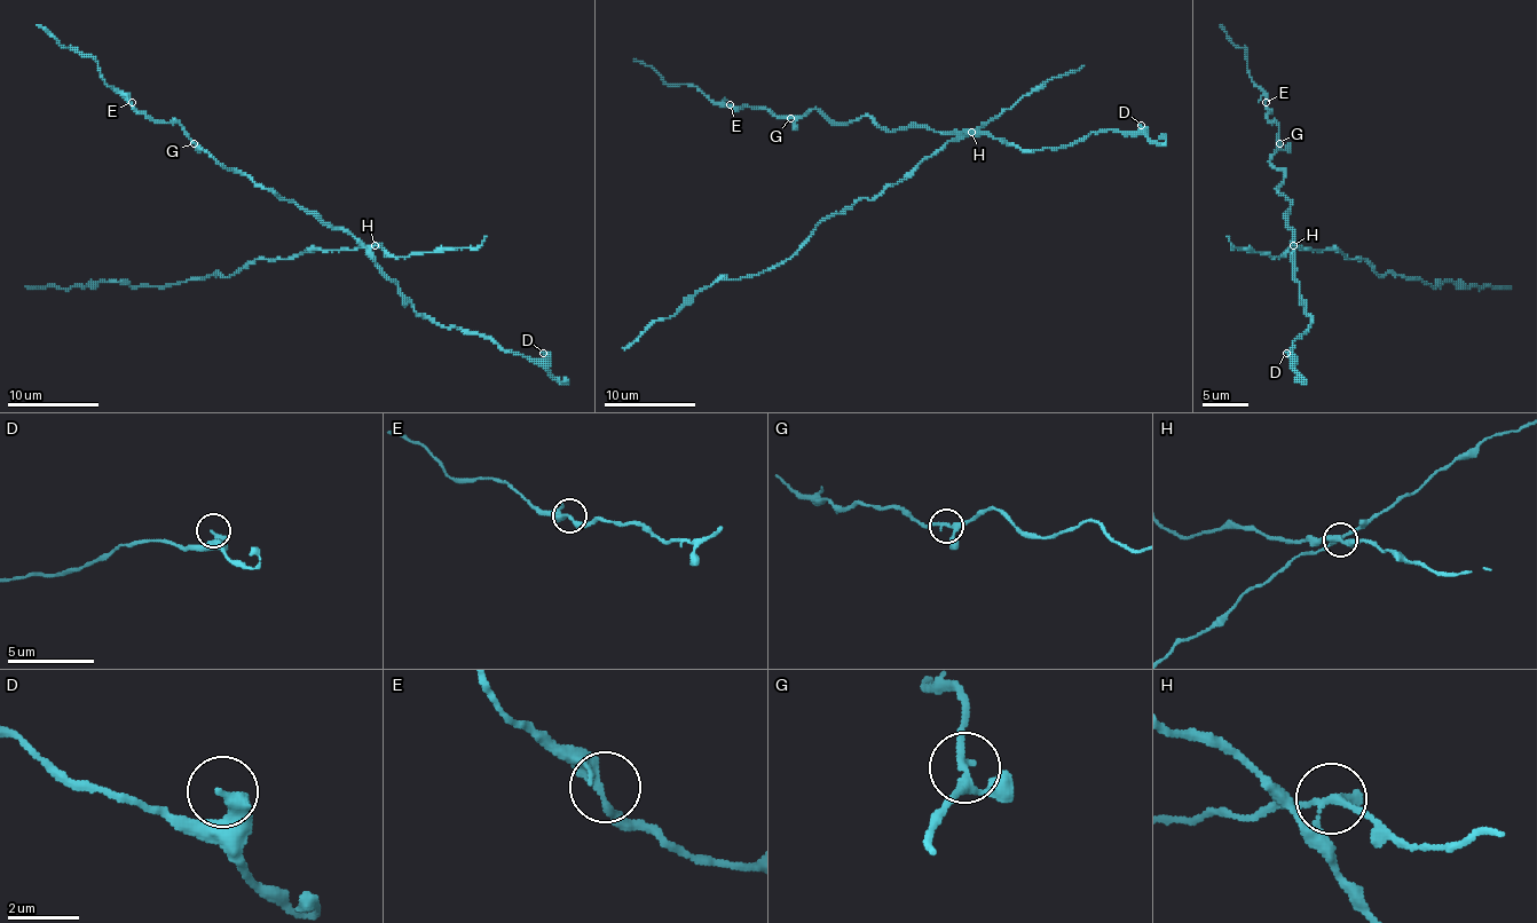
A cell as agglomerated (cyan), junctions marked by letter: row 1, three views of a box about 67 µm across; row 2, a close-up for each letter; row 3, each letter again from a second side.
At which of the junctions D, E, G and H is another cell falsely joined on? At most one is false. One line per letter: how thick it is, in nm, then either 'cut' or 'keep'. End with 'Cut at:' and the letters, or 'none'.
D: 380 nm | keep
E: 240 nm | keep
G: 200 nm | keep
H: 190 nm | cut
Cut at: H

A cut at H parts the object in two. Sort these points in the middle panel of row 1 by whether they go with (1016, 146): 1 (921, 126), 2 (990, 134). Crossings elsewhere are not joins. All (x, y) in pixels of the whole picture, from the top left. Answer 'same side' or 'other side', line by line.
1: same side
2: same side

